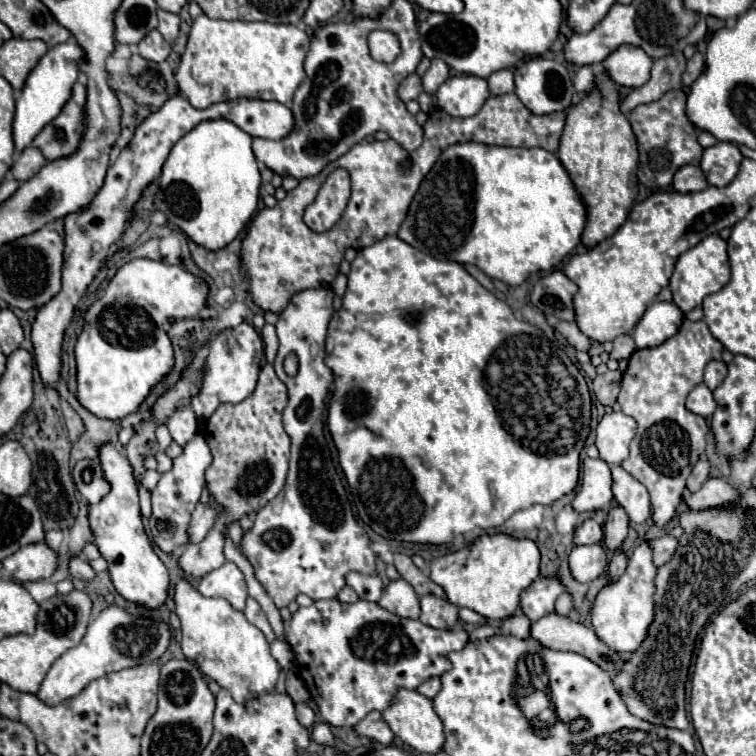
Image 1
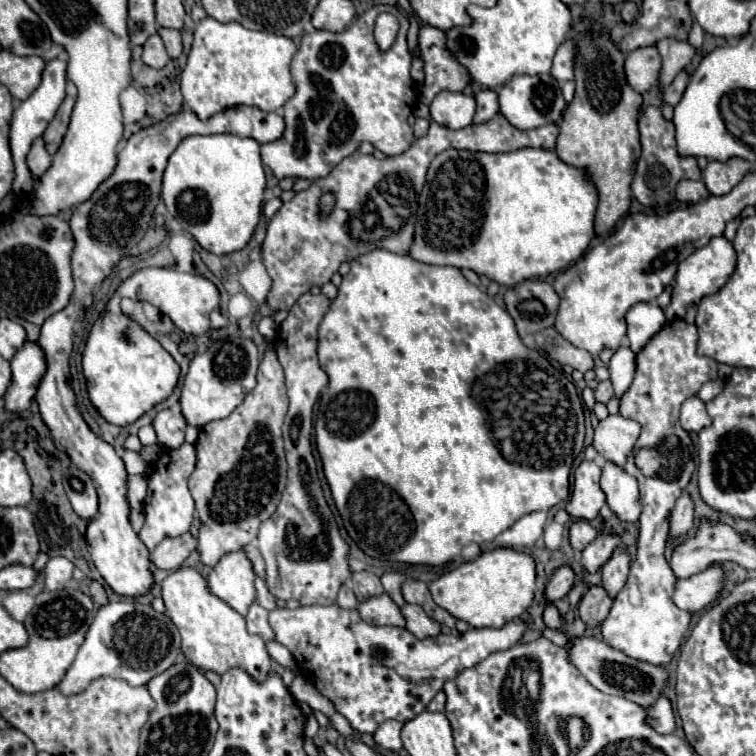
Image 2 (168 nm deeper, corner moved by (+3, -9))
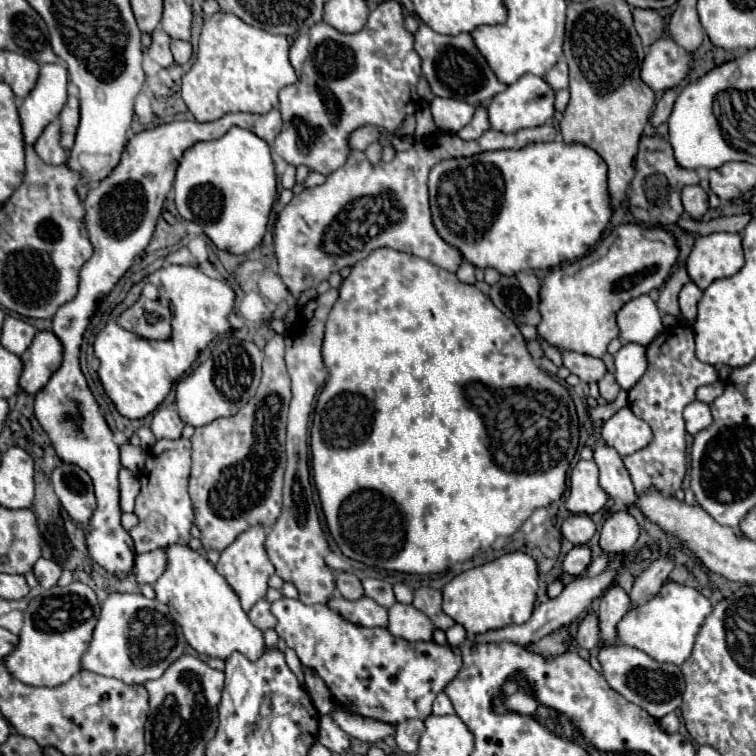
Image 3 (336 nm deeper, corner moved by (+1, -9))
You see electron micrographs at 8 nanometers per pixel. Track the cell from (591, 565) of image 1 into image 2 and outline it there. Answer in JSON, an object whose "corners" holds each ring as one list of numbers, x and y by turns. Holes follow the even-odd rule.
{"corners":[[599,535,591,545,587,545,581,553,581,565,587,573,599,571,599,567,611,557,611,553,621,545,621,539,617,535]]}

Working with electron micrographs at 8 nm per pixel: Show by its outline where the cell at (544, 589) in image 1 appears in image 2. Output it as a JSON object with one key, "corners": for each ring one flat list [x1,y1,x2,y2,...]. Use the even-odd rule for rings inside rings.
{"corners":[[569,567,557,569,545,587,543,603,555,603,555,601,563,599,571,587,573,587,573,571]]}

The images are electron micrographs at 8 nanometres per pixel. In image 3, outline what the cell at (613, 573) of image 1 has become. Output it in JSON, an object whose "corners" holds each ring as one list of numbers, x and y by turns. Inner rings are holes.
{"corners":[[587,613,583,621,579,623,577,631,577,645,583,649,593,649,599,647,599,619,595,613]]}

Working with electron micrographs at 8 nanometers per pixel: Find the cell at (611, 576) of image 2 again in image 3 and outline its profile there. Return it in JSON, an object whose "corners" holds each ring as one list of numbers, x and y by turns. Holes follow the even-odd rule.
{"corners":[[613,585,603,593,599,603,599,637,603,643,611,645,617,639,617,623,623,619,629,607,629,595,621,587]]}

